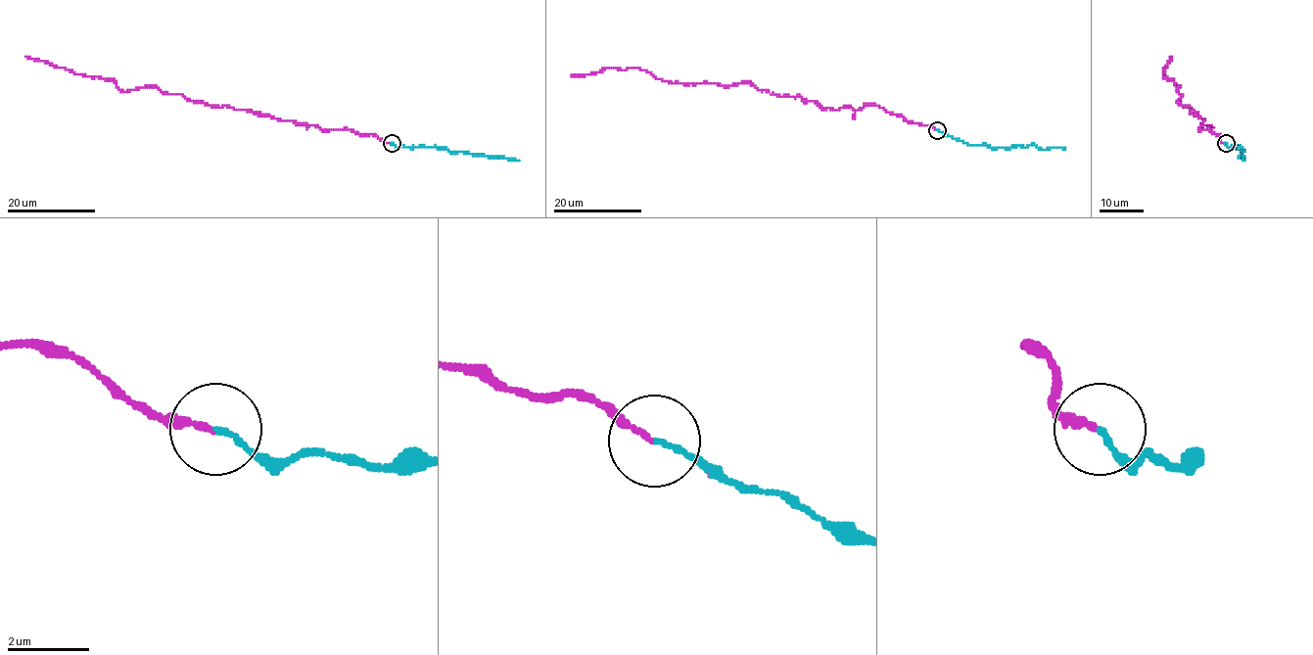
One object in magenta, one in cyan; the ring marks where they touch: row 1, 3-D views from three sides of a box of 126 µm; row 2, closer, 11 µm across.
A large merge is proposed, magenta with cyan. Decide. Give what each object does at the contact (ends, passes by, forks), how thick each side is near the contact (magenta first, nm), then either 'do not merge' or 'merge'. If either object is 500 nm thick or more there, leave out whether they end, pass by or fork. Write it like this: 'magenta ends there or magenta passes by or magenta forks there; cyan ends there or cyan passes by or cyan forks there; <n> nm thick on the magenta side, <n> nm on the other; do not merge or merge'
magenta ends there; cyan ends there; 170 nm thick on the magenta side, 130 nm on the other; merge

